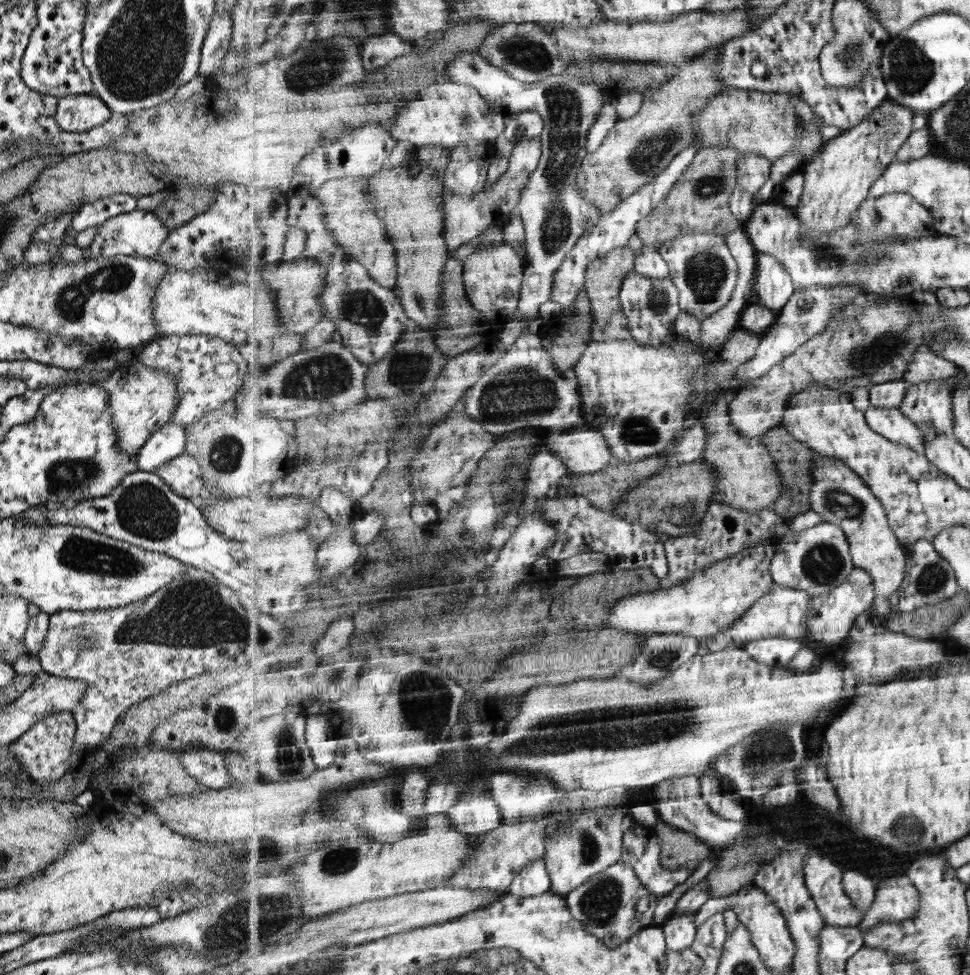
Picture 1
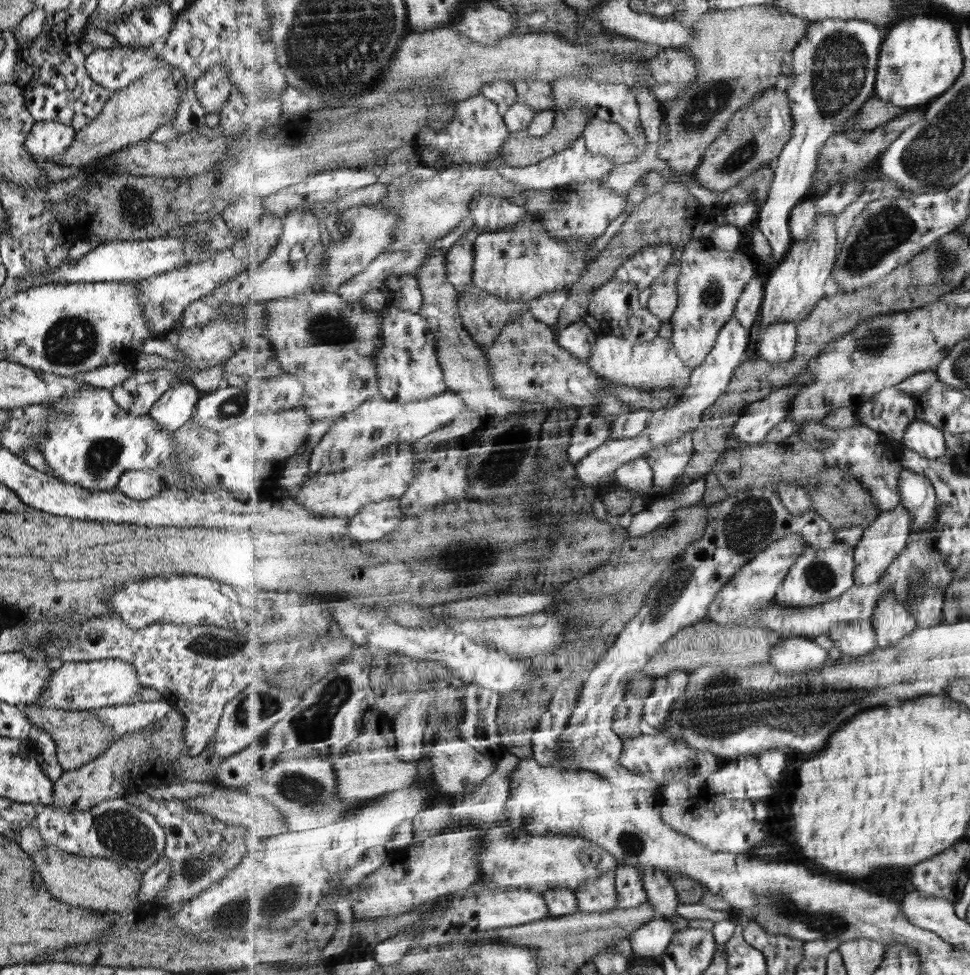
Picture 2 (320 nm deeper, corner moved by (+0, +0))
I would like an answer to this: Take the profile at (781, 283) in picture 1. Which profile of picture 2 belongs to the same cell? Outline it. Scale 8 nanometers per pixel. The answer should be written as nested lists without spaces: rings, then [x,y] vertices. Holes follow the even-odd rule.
[[[778,322],[764,330],[759,342],[759,351],[762,358],[784,366],[795,356],[797,348],[796,322]]]

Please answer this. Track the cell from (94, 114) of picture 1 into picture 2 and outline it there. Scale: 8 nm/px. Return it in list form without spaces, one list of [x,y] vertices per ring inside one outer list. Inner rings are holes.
[[[58,120],[35,121],[25,137],[25,153],[35,161],[49,161],[63,154],[71,145],[75,132],[70,124]]]

